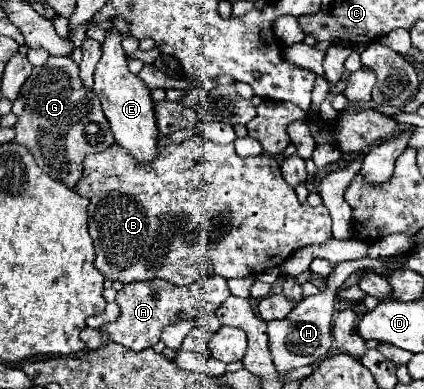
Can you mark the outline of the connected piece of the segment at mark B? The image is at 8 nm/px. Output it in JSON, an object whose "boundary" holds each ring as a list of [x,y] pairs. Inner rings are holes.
{"boundary":[[[194,136],[190,140],[184,140],[180,144],[168,144],[164,148],[158,146],[158,156],[156,160],[142,168],[142,166],[136,166],[136,160],[124,150],[120,148],[118,144],[114,144],[112,148],[108,148],[106,152],[100,152],[100,154],[90,154],[86,156],[84,160],[84,172],[86,176],[82,174],[82,178],[78,180],[76,184],[76,192],[84,198],[90,200],[90,206],[88,206],[88,226],[90,226],[90,236],[94,240],[94,248],[96,248],[96,262],[94,266],[108,278],[108,280],[118,280],[118,282],[136,282],[136,280],[154,280],[154,278],[160,278],[160,280],[168,280],[176,286],[188,286],[192,282],[198,280],[198,260],[202,256],[210,256],[212,258],[212,264],[214,264],[214,272],[216,274],[236,274],[240,278],[244,276],[254,276],[254,274],[260,274],[264,270],[270,270],[270,268],[276,268],[284,262],[284,256],[290,256],[294,250],[302,248],[302,246],[310,246],[310,244],[326,244],[330,238],[332,238],[332,220],[330,220],[330,214],[324,206],[308,206],[308,204],[300,204],[296,194],[294,194],[294,188],[288,186],[282,178],[282,172],[280,172],[280,164],[276,162],[274,156],[268,156],[268,154],[260,154],[260,156],[254,156],[254,158],[240,158],[234,150],[234,144],[216,144],[204,136]],[[168,220],[172,224],[172,232],[160,232],[162,228],[162,222]]]}

